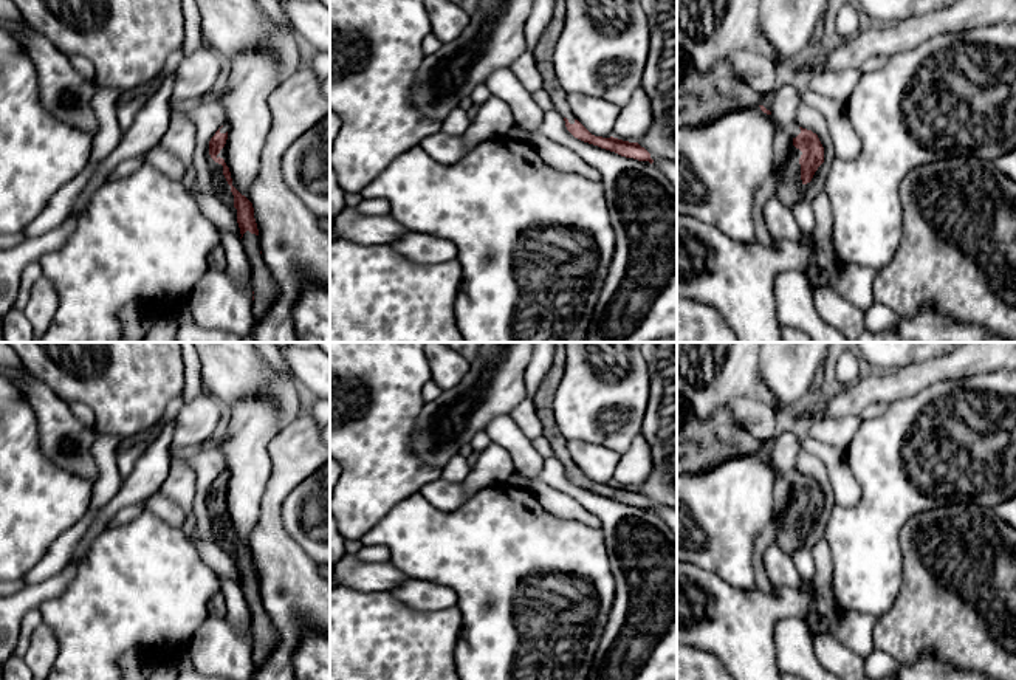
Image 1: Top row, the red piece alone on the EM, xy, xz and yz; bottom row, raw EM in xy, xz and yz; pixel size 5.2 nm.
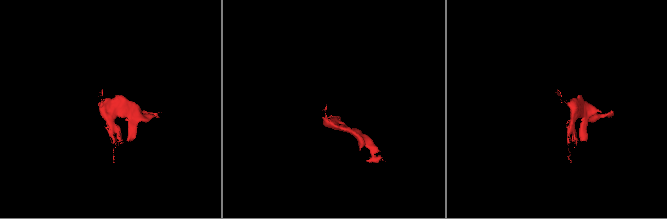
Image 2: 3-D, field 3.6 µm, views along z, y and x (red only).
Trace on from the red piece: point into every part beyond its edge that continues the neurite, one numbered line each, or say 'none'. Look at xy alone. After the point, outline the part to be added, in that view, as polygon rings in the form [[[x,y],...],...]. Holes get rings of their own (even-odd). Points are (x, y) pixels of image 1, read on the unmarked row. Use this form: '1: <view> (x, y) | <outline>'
1: xy (222, 535) | [[[212,510],[212,517],[214,517],[214,533],[215,533],[215,542],[228,553],[231,553],[235,559],[237,556],[234,555],[234,542],[231,539],[231,533],[228,531],[225,522],[223,522],[223,513],[218,510]]]
2: xy (265, 637) | [[[246,578],[242,590],[251,609],[251,630],[254,638],[252,661],[260,668],[277,644],[277,632],[260,601],[259,582]]]

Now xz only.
1: xz (544, 397) | [[[554,342],[554,359],[551,369],[531,398],[544,428],[542,435],[550,441],[553,455],[567,465],[570,471],[575,471],[575,465],[567,454],[567,440],[562,437],[556,424],[553,410],[554,393],[565,373],[565,359],[565,344]]]

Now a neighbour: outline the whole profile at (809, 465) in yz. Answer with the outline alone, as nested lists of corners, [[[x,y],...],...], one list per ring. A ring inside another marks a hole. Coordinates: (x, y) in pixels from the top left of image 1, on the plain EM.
[[[802,449],[796,458],[796,472],[812,477],[818,482],[822,494],[824,494],[824,511],[830,514],[833,503],[833,489],[829,480],[827,469],[821,458]]]

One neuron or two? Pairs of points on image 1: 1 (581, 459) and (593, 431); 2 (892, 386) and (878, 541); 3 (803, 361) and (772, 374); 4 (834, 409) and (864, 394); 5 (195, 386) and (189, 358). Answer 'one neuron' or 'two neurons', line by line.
1: two neurons
2: two neurons
3: one neuron
4: one neuron
5: one neuron

